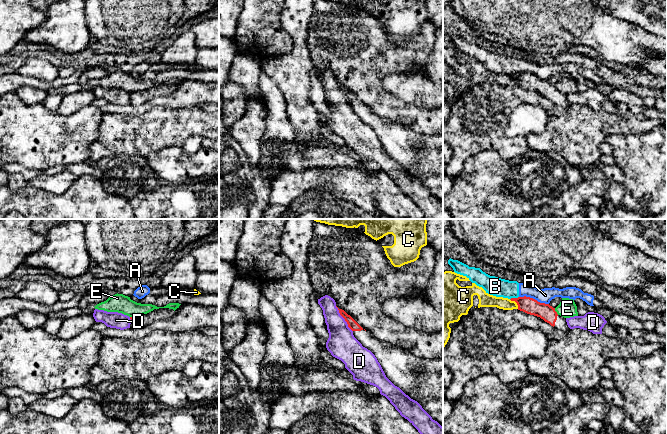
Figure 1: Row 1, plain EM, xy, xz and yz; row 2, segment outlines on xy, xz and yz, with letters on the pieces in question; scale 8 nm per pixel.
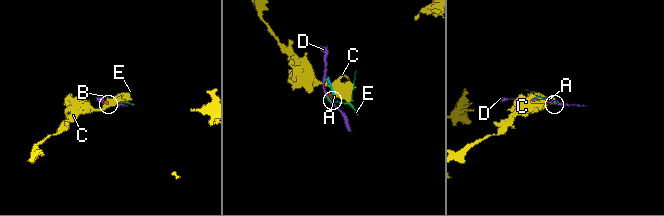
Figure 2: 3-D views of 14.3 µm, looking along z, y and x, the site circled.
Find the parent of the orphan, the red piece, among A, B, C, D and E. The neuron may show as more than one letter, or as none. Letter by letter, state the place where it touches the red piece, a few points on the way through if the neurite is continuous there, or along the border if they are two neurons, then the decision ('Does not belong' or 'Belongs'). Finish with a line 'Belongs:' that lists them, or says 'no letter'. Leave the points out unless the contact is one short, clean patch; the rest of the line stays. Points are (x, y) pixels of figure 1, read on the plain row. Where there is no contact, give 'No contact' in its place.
A: Touches red at yz (534, 75). Boundary: yz (519, 72), (529, 72), (548, 80). Does not belong
B: Touches red at yz (514, 74). Boundary: yz (518, 72), (510, 75). Does not belong
C: Touches red at yz (515, 77). Boundary: yz (509, 75), (513, 76), (518, 84). Does not belong
D: Touches red at xz (344, 94). Does not belong
E: Touches red at yz (555, 87). Boundary: yz (554, 84), (558, 90). Does not belong
Belongs: no letter

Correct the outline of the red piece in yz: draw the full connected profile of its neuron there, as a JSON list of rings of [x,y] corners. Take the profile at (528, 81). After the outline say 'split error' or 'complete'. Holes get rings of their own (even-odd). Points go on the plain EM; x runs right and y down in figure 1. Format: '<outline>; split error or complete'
[[[526,72],[511,74],[510,76],[517,79],[518,86],[540,93],[558,106],[564,107],[566,109],[571,106],[567,101],[566,94],[558,91],[555,87],[555,84],[549,80],[540,79],[533,74]]]; split error

